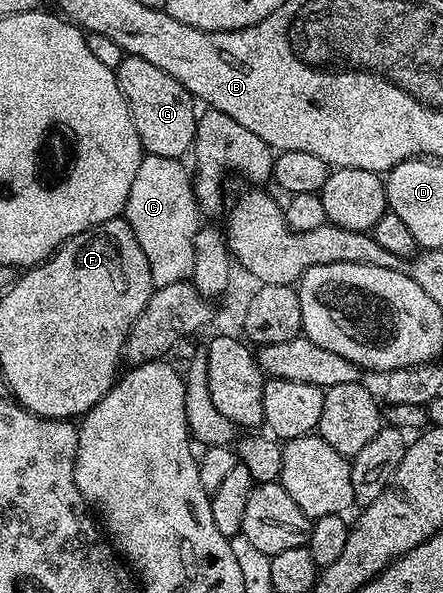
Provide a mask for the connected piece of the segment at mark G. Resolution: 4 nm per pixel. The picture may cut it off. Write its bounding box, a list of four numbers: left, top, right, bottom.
[116,55,199,160]

